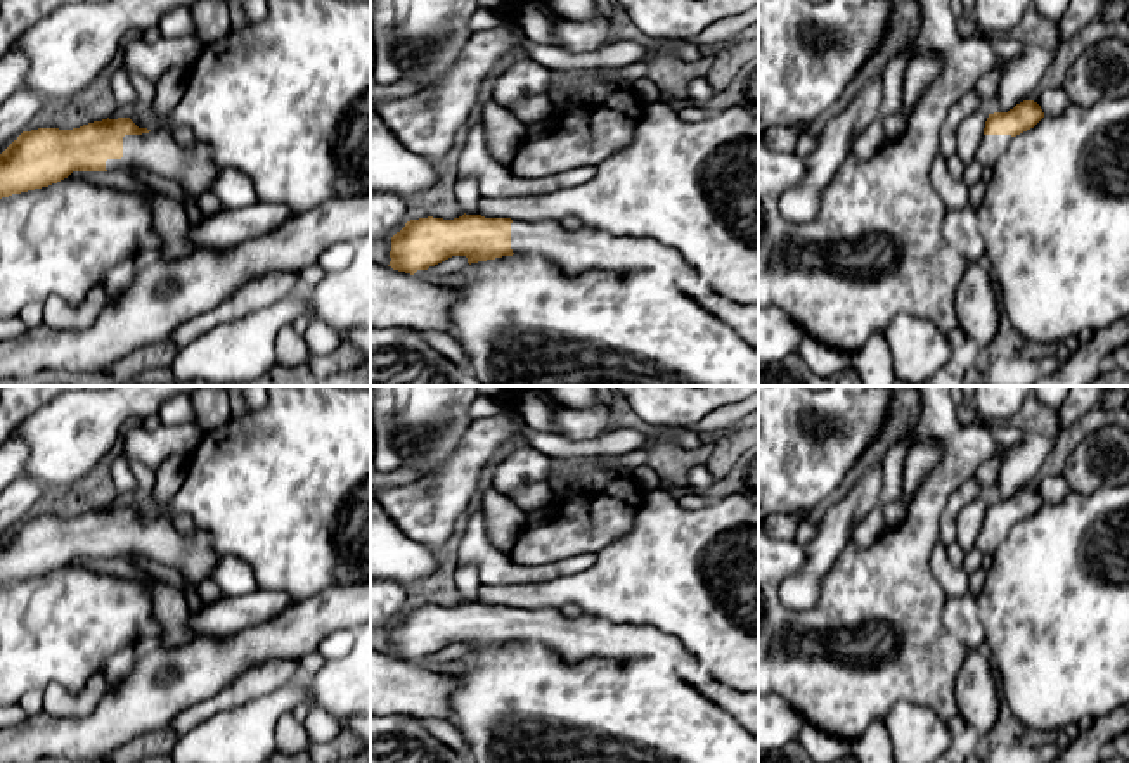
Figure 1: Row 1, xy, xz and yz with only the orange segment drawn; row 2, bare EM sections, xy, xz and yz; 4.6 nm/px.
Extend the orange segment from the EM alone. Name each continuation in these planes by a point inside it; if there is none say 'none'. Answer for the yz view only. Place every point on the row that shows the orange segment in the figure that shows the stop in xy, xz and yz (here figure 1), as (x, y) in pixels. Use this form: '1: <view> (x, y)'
1: yz (991, 147)

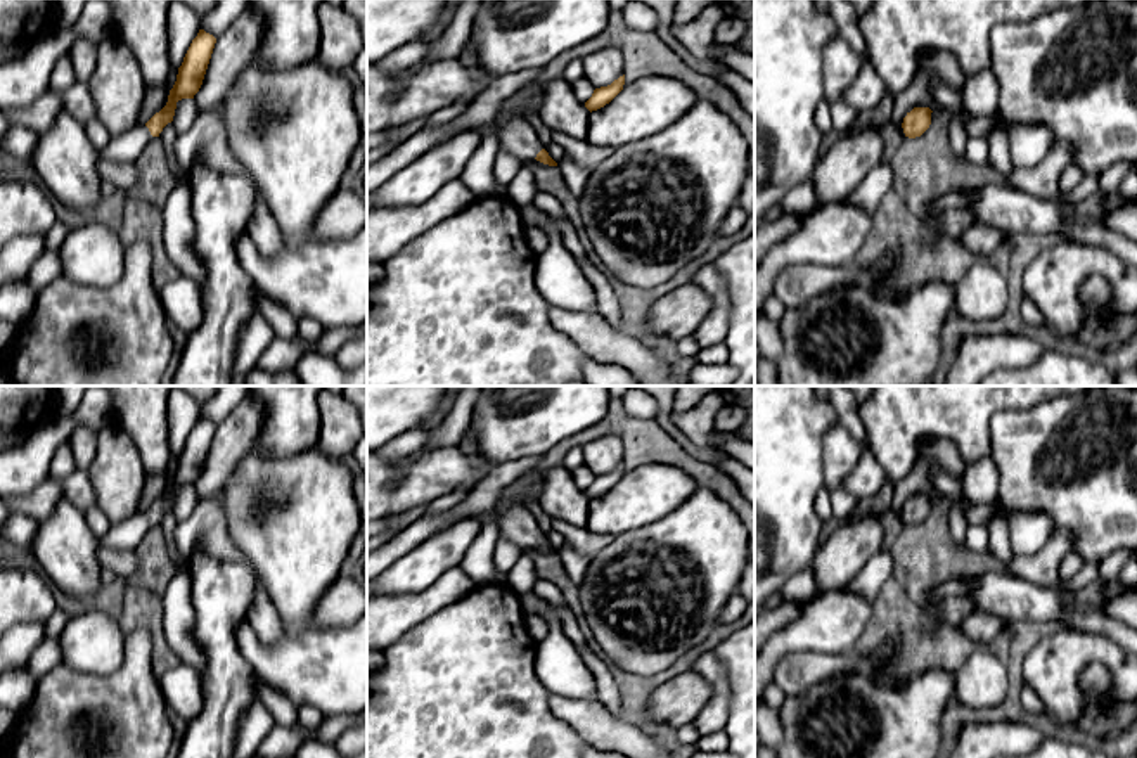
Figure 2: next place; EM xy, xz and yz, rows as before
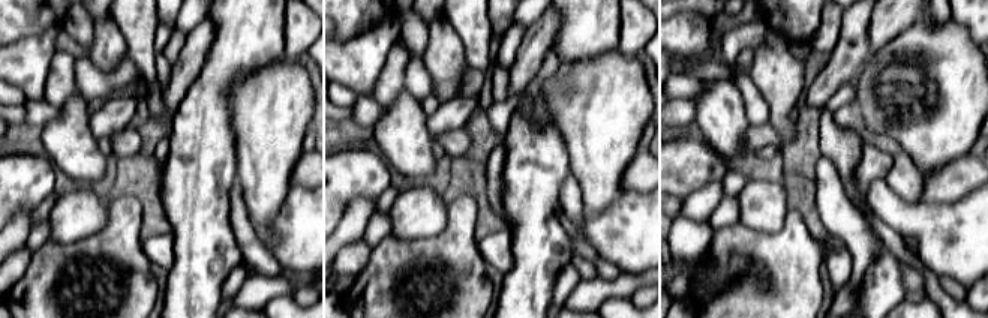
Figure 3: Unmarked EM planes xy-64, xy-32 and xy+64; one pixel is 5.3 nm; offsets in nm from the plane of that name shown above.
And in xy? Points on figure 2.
1: xy (125, 147)

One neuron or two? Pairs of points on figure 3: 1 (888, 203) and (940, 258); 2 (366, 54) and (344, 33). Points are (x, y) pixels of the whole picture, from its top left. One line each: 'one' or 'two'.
1: one
2: two

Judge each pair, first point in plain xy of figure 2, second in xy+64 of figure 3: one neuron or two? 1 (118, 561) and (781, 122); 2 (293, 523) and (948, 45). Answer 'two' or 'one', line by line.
1: two
2: one

